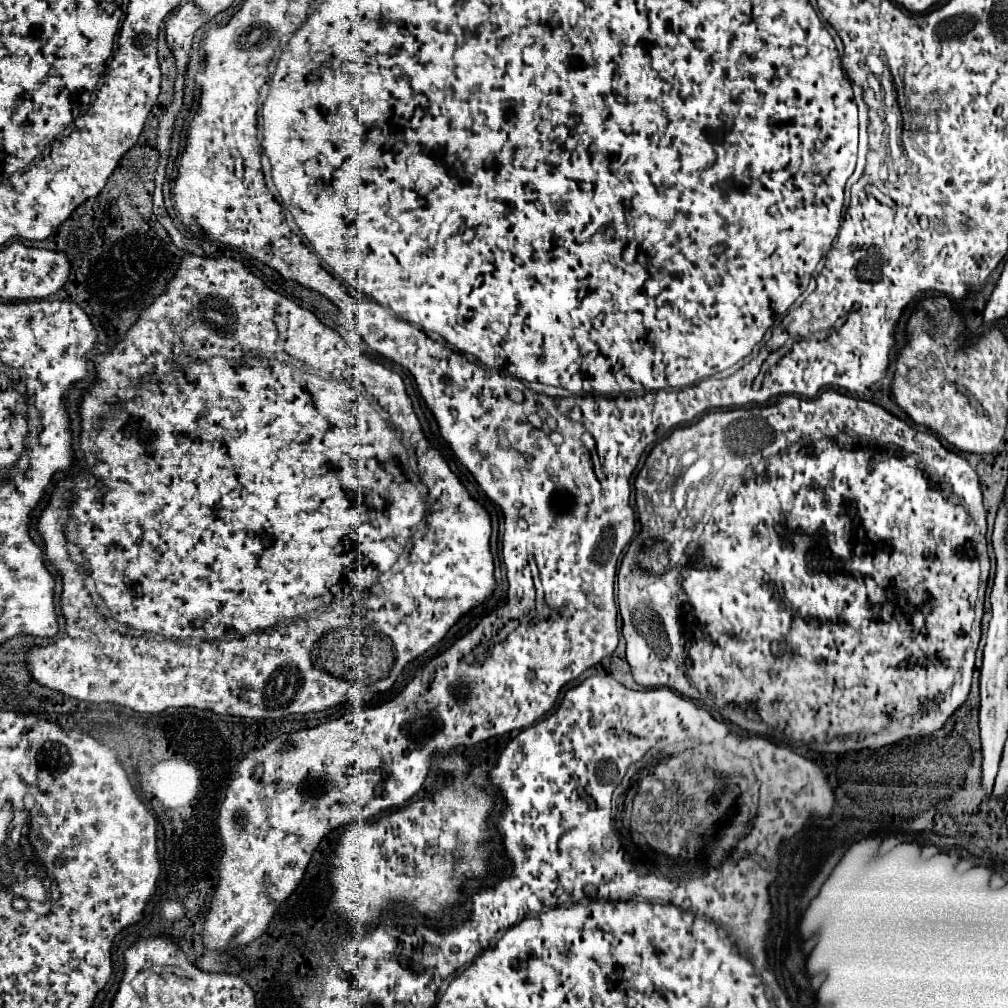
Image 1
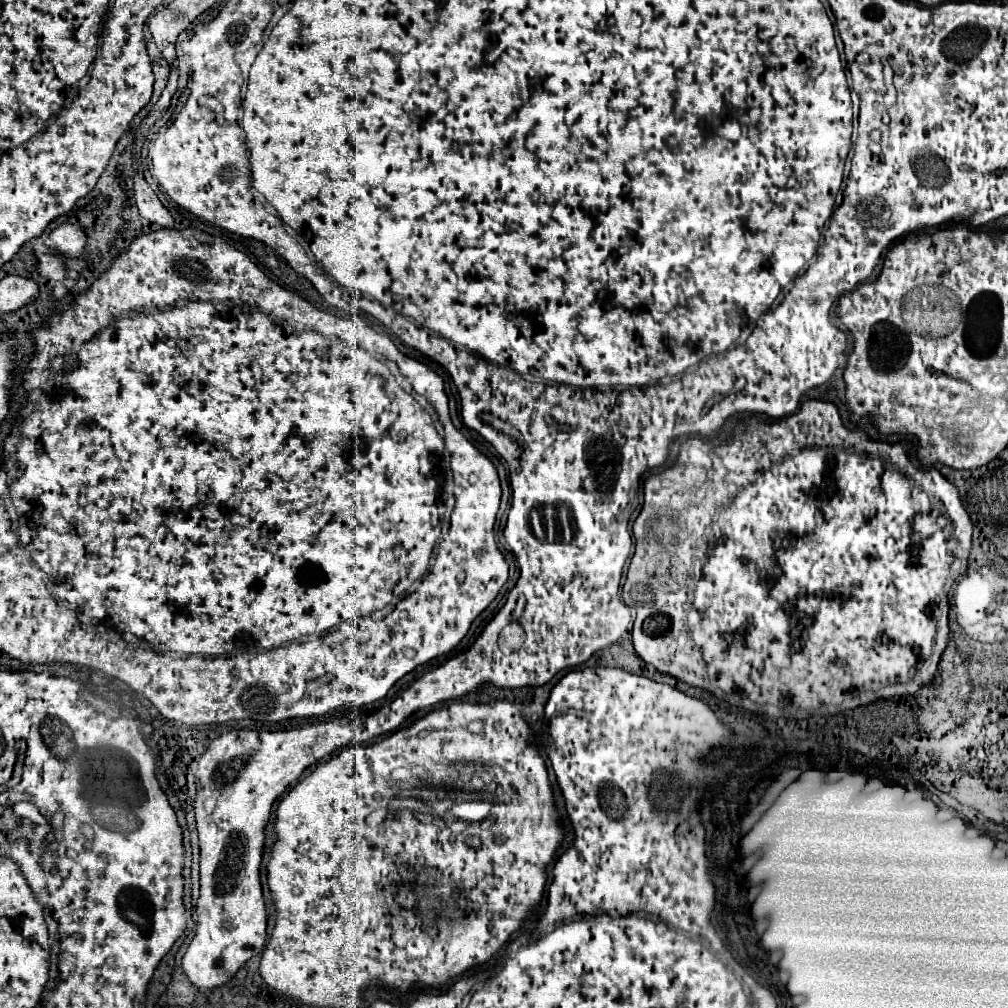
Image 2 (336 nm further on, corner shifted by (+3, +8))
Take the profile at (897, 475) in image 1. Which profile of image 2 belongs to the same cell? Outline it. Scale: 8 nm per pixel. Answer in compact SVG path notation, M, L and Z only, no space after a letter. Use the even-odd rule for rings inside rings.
M816 399L803 402L794 415L782 417L774 423L748 419L746 425L720 447L708 445L700 439L682 443L676 465L646 479L644 507L634 521L636 551L628 567L622 599L626 605L636 605L636 621L632 629L636 653L646 663L654 665L660 673L678 677L694 687L708 689L716 697L726 699L736 707L774 717L808 717L820 711L822 705L824 715L842 713L898 693L912 695L922 685L930 683L948 641L948 591L952 589L956 579L964 575L968 565L972 521L962 507L958 489L948 483L948 479L942 477L936 469L916 467L908 457L908 449L908 443L890 445L872 441L862 431L844 427L836 405ZM658 615L664 615L668 623L662 633L654 635L650 633L650 625L646 623L648 619L656 619Z

